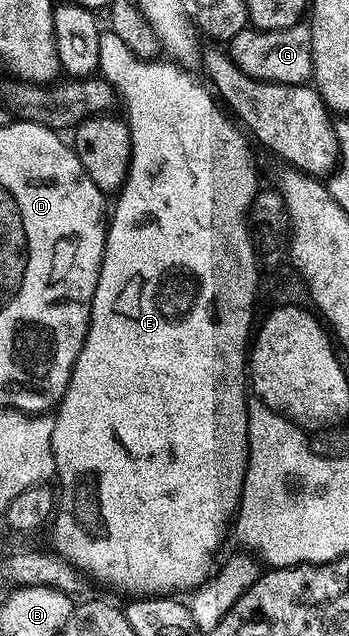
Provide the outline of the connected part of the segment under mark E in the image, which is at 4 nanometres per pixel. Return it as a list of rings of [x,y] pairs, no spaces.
[[[104,29],[100,32],[98,61],[100,62],[99,74],[107,83],[111,83],[112,86],[115,87],[122,103],[128,106],[126,122],[130,129],[130,137],[132,138],[132,160],[130,161],[130,169],[124,182],[124,188],[118,192],[117,199],[120,200],[117,201],[116,208],[114,208],[113,211],[111,208],[110,211],[110,222],[107,224],[104,237],[102,269],[98,273],[98,289],[94,289],[92,312],[90,313],[90,325],[86,333],[86,341],[82,345],[82,353],[78,353],[78,361],[74,361],[74,369],[72,370],[72,376],[68,382],[66,393],[60,398],[58,406],[54,411],[52,452],[54,453],[54,461],[56,462],[55,478],[57,480],[60,479],[60,491],[58,487],[58,502],[55,504],[54,518],[50,523],[53,543],[51,546],[54,548],[55,554],[60,555],[67,563],[71,563],[77,572],[84,574],[85,571],[94,582],[101,583],[104,587],[113,587],[114,590],[121,591],[122,594],[128,595],[127,597],[168,597],[173,593],[180,593],[176,591],[191,592],[193,589],[200,587],[200,585],[213,574],[214,564],[212,565],[212,558],[215,557],[216,550],[219,549],[220,542],[224,539],[224,534],[226,534],[227,531],[229,534],[230,524],[233,522],[234,516],[240,506],[240,494],[244,488],[244,478],[246,477],[246,469],[248,468],[249,396],[247,394],[244,395],[244,387],[246,391],[246,356],[250,351],[250,336],[254,331],[252,310],[255,309],[256,305],[258,306],[258,270],[256,271],[258,256],[250,234],[250,219],[248,216],[249,209],[252,206],[252,200],[255,199],[258,194],[258,186],[256,187],[256,169],[252,165],[252,153],[248,149],[243,135],[240,133],[241,128],[225,114],[221,104],[213,97],[209,88],[207,86],[204,88],[196,80],[191,79],[191,77],[188,76],[191,74],[189,74],[183,66],[177,65],[172,61],[164,63],[165,61],[139,59],[134,53],[130,53],[130,49],[126,49],[126,45],[122,45],[122,40],[118,38],[118,33],[114,33],[110,29]]]

